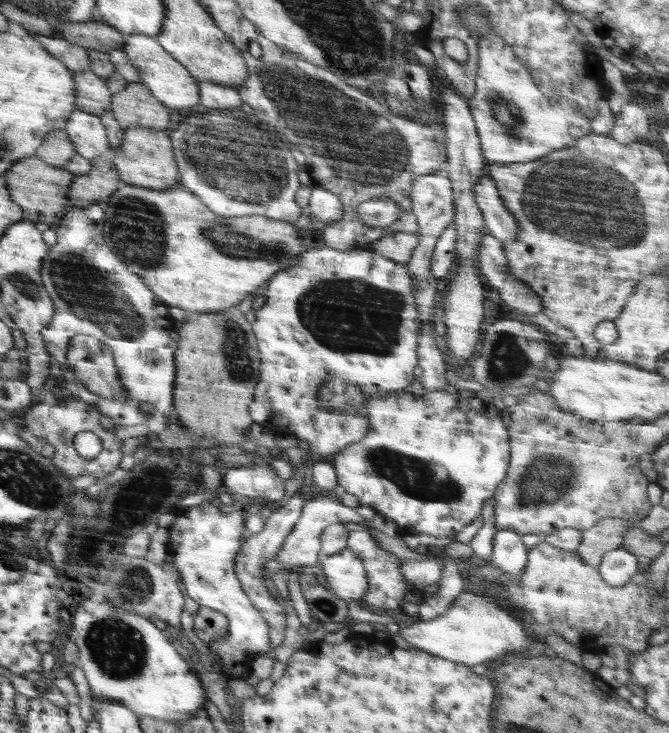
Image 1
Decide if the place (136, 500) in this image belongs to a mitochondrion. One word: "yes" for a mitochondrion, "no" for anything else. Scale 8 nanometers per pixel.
yes

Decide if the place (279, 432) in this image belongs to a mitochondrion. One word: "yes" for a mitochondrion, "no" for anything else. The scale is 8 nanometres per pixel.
no

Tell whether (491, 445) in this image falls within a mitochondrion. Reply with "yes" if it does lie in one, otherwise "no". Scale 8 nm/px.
no

